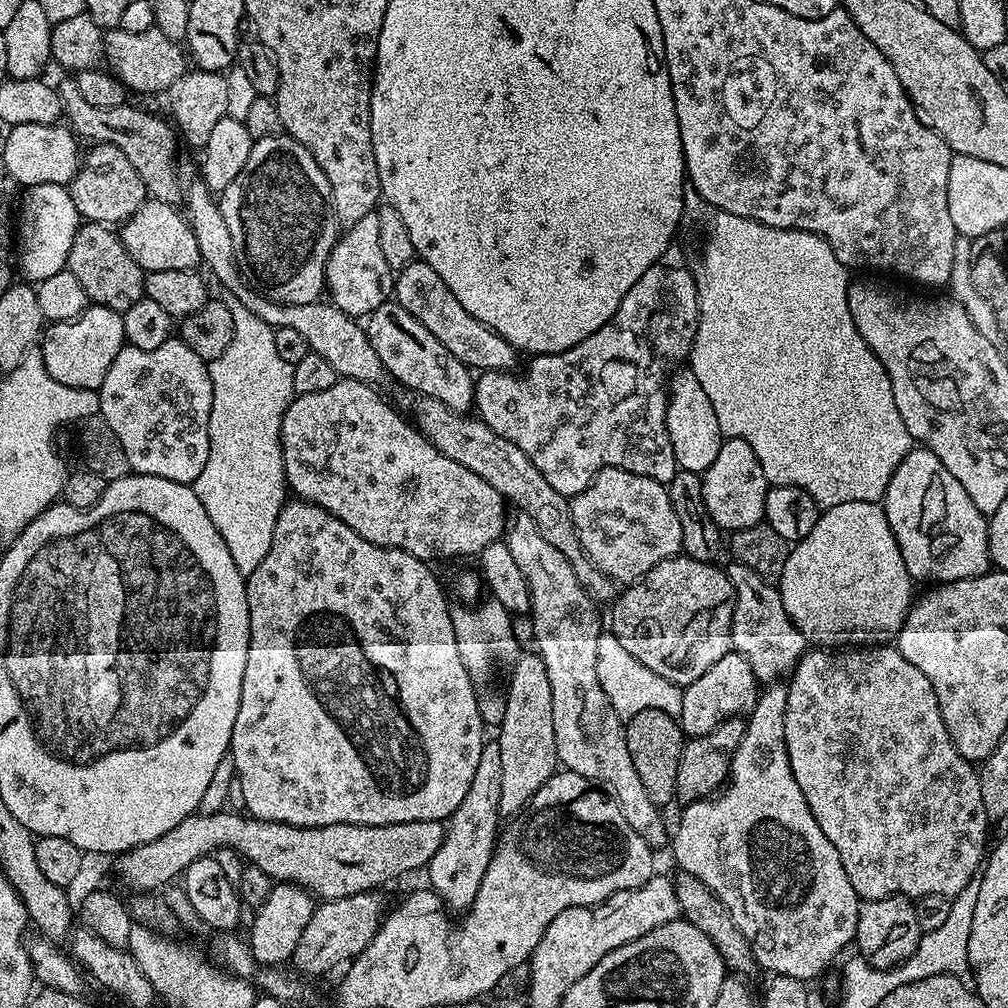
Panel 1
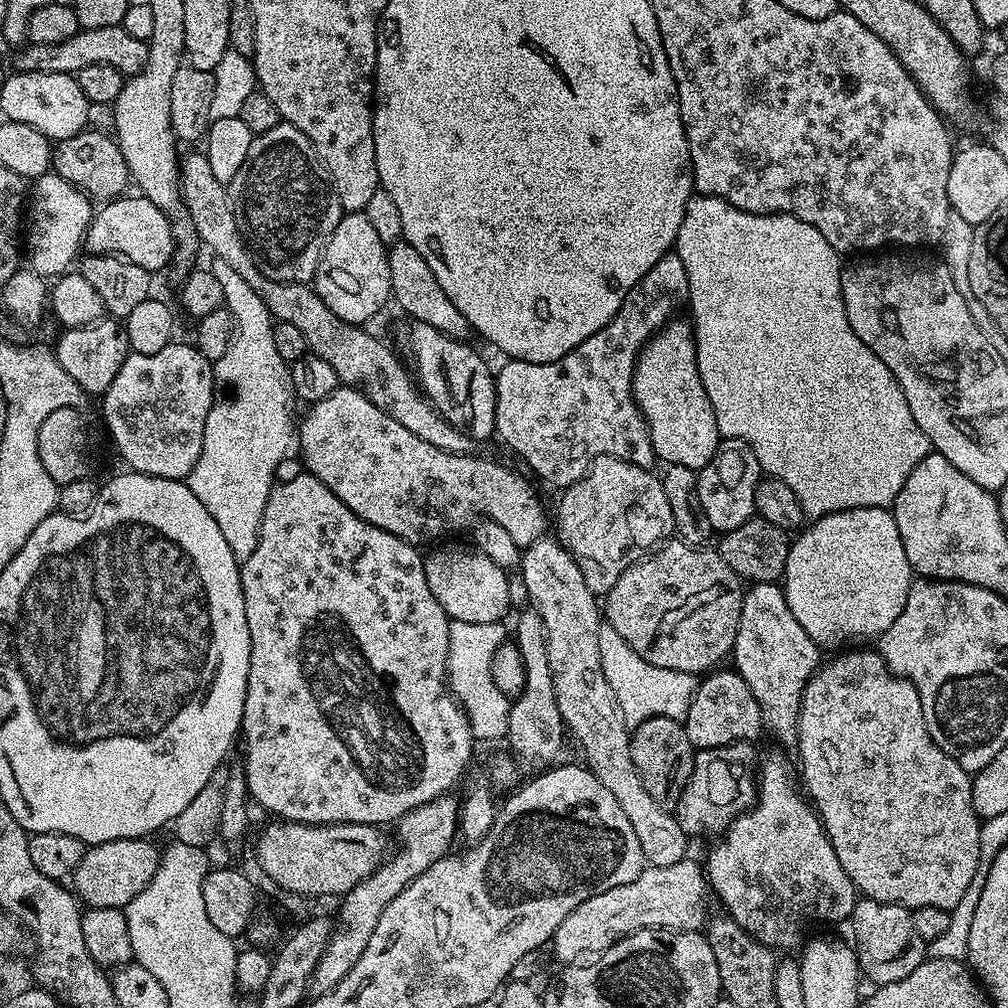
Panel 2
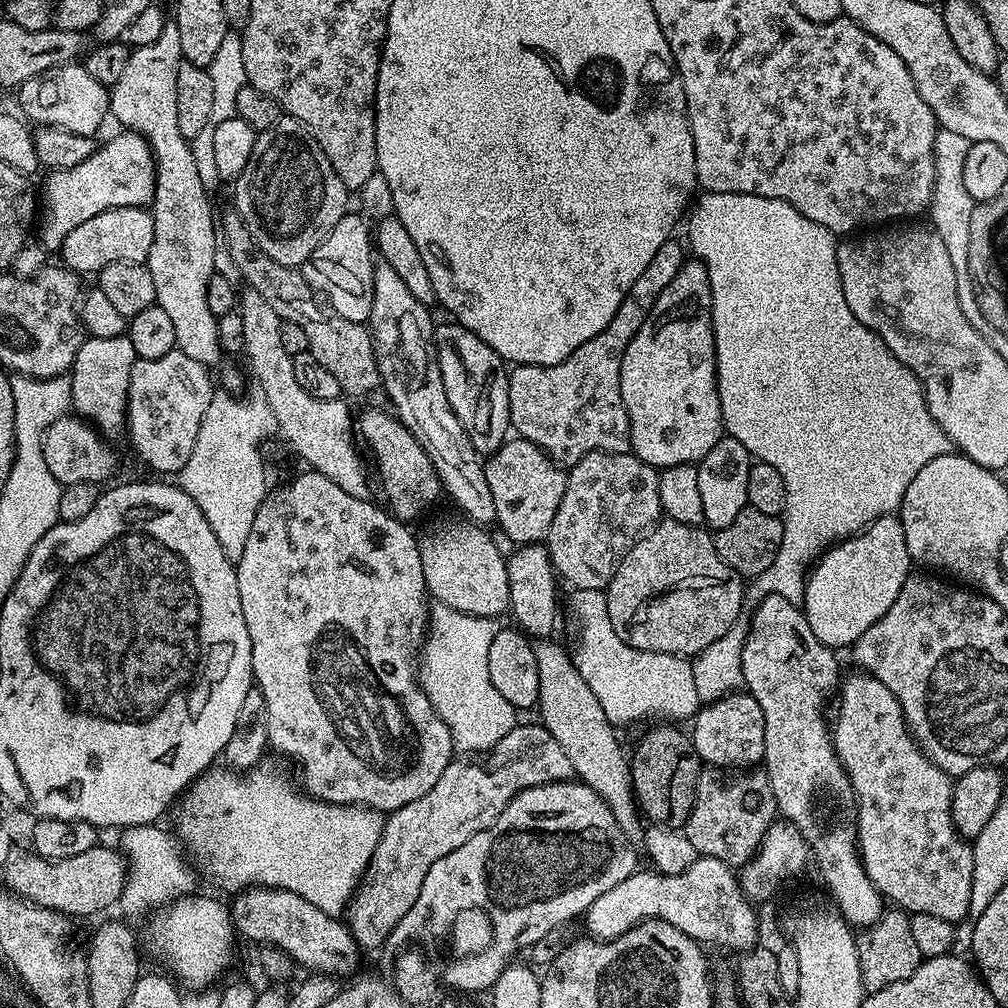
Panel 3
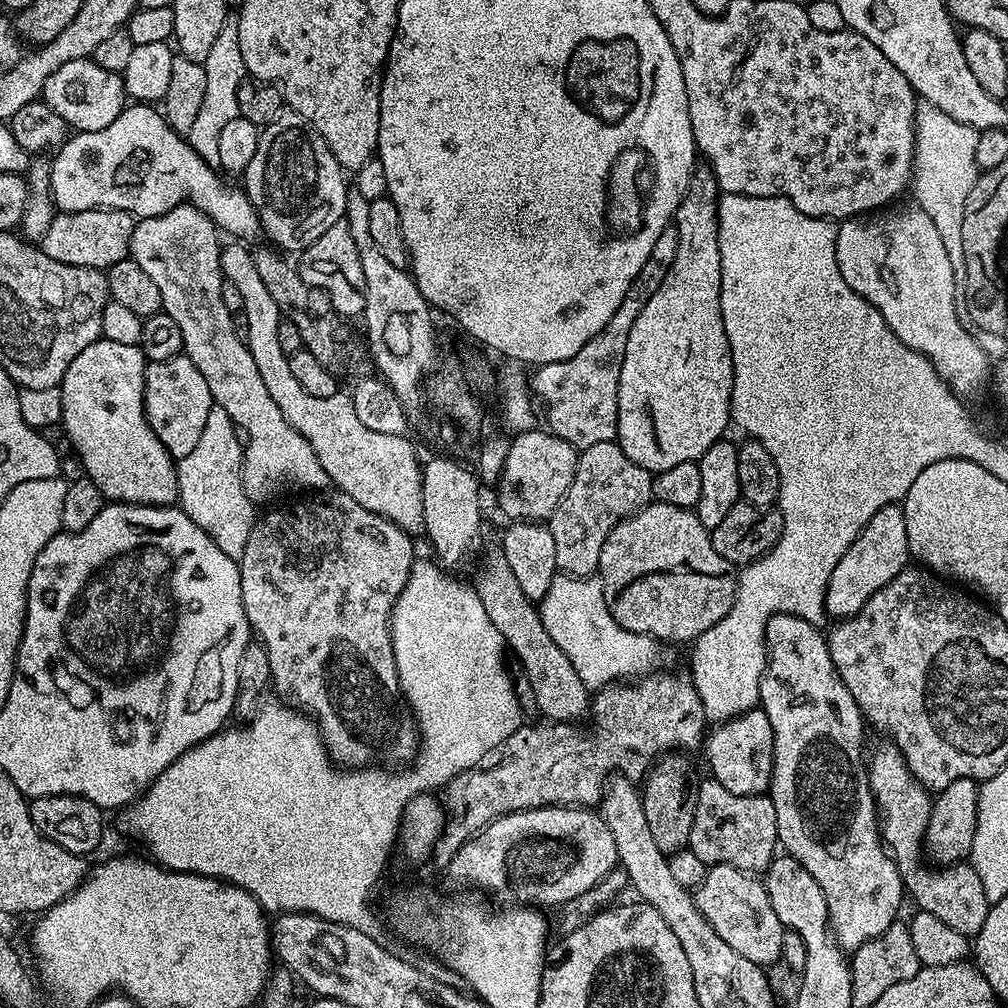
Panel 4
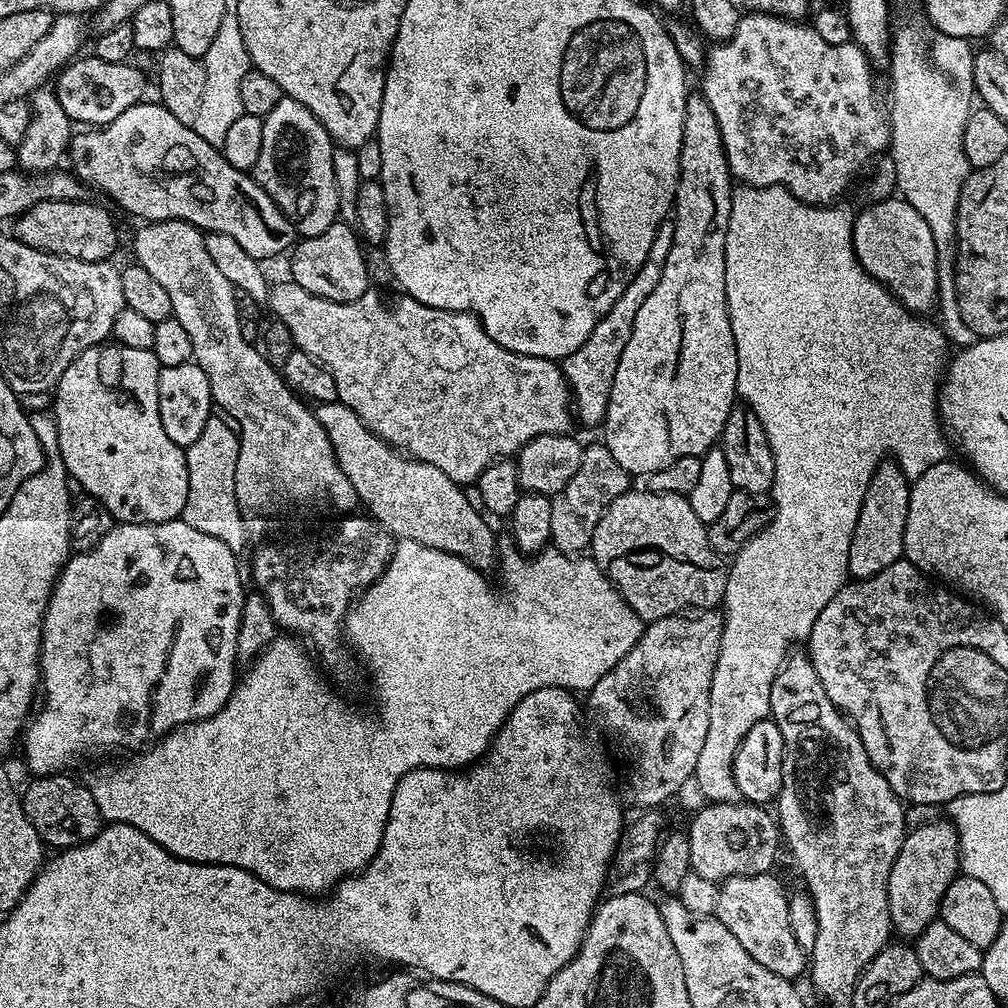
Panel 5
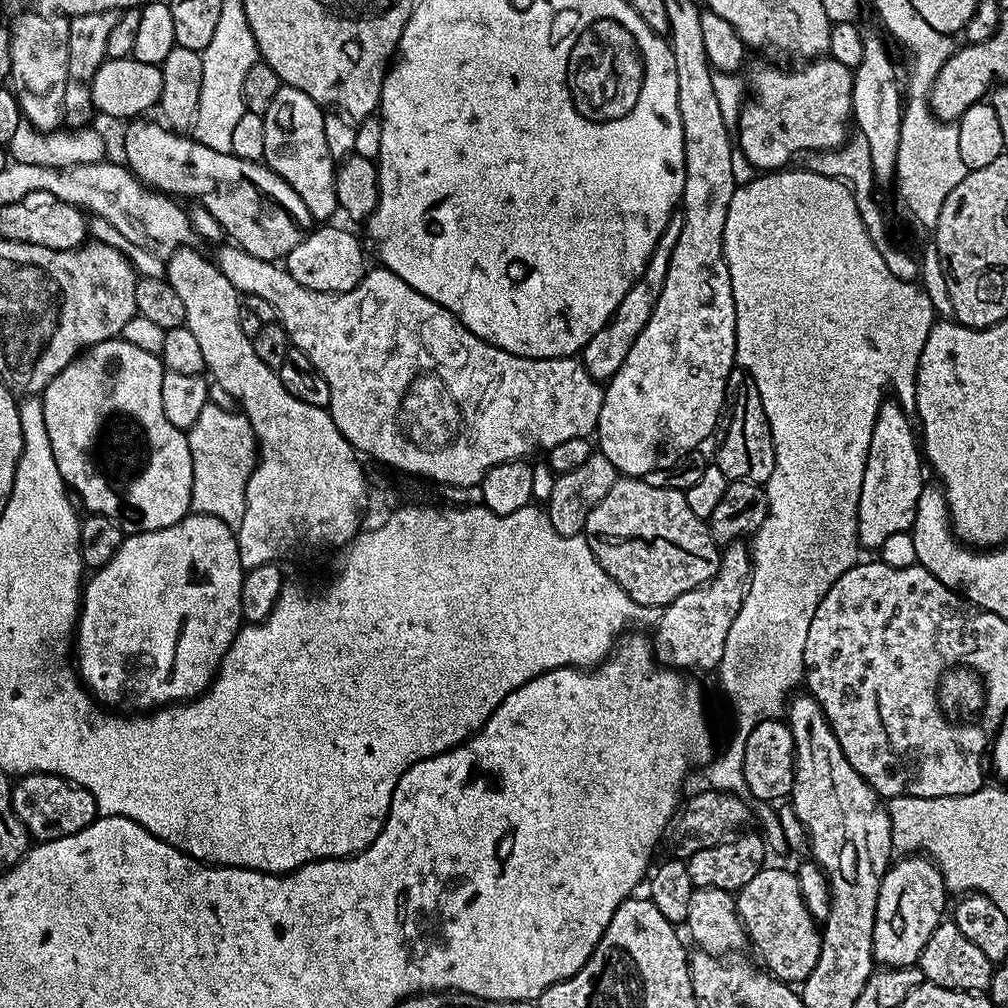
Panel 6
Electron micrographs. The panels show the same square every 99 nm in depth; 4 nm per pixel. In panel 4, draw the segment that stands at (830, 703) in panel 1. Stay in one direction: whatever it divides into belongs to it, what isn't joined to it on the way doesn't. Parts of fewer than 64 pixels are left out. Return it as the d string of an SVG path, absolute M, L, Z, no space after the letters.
M884 742L884 745L870 756L866 767L868 785L876 795L880 834L892 859L896 861L896 869L904 879L905 893L916 903L915 907L919 911L934 914L934 918L946 922L946 926L958 930L958 934L969 938L976 937L986 923L986 914L990 907L986 890L982 890L982 878L978 878L971 863L929 866L922 855L924 831L928 825L933 801L928 789L916 781L914 774L910 774L903 754L891 742Z

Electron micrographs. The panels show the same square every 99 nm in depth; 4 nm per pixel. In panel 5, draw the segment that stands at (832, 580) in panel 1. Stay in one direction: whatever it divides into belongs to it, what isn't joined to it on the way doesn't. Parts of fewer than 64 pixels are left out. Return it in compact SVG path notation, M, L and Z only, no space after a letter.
M888 460L876 468L868 484L858 522L854 526L854 538L850 542L848 575L865 580L890 566L904 554L904 531L906 514L910 510L910 482L895 461Z

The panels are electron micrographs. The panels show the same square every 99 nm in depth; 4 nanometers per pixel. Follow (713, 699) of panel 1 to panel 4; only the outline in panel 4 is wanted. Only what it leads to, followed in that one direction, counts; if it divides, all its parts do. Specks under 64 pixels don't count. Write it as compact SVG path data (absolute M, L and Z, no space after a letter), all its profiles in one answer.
M757 706L740 716L733 716L715 725L716 729L707 733L702 745L702 753L708 759L708 768L711 779L717 780L730 794L743 796L762 796L772 787L774 774L774 730L770 726L770 718L766 718L764 709Z

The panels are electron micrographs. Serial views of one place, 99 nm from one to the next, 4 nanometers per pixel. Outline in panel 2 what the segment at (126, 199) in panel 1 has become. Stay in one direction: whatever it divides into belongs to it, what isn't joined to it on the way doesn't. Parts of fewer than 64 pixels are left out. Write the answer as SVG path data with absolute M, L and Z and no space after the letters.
M85 130L65 140L55 141L52 149L51 171L61 176L66 182L88 194L93 201L107 202L125 195L127 184L130 184L130 173L122 158L119 143L104 132Z

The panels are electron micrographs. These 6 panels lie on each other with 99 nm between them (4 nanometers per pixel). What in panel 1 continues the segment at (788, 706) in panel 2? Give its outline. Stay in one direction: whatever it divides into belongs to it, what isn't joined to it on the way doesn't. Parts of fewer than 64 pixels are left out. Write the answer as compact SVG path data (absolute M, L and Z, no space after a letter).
M732 562L726 571L736 595L732 615L732 648L750 662L757 681L776 682L787 677L806 651L806 641L792 624L786 606L782 606L779 587L771 579L750 570L750 566Z

